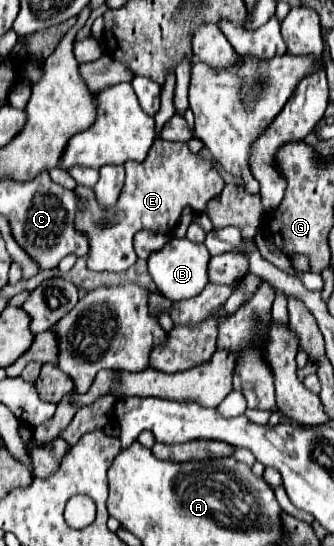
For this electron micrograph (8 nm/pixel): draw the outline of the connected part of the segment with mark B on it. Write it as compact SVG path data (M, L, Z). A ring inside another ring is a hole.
M170 239L170 243L162 251L150 255L148 271L154 279L160 295L164 295L168 301L176 303L176 301L196 297L207 285L210 257L211 255L204 243L192 243L188 239Z

